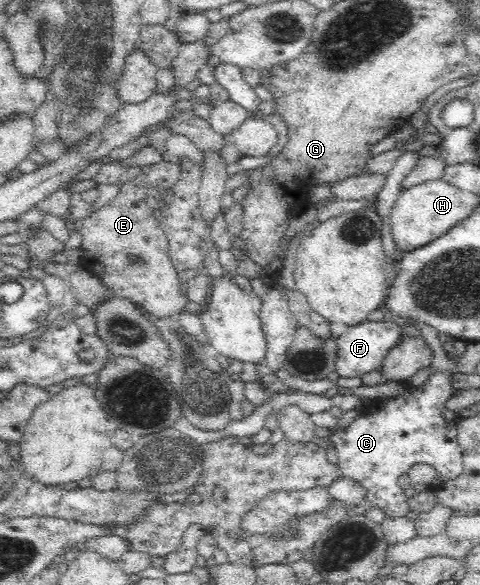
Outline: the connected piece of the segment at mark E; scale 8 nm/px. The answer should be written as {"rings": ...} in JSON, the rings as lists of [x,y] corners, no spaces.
{"rings":[[[162,166],[160,168],[144,168],[142,176],[113,190],[116,193],[116,198],[113,198],[109,204],[94,214],[76,221],[74,225],[75,230],[82,235],[79,247],[81,254],[79,265],[100,279],[100,282],[107,286],[110,293],[135,302],[157,320],[179,315],[184,311],[189,300],[187,293],[182,293],[180,289],[179,272],[171,262],[166,233],[160,228],[157,216],[146,201],[148,197],[146,190],[150,190],[150,188],[146,188],[144,184],[149,185],[154,182],[154,184],[158,184],[158,188],[166,188],[168,184],[176,184],[178,176],[180,176],[180,166],[176,166],[176,168],[162,168]]]}

